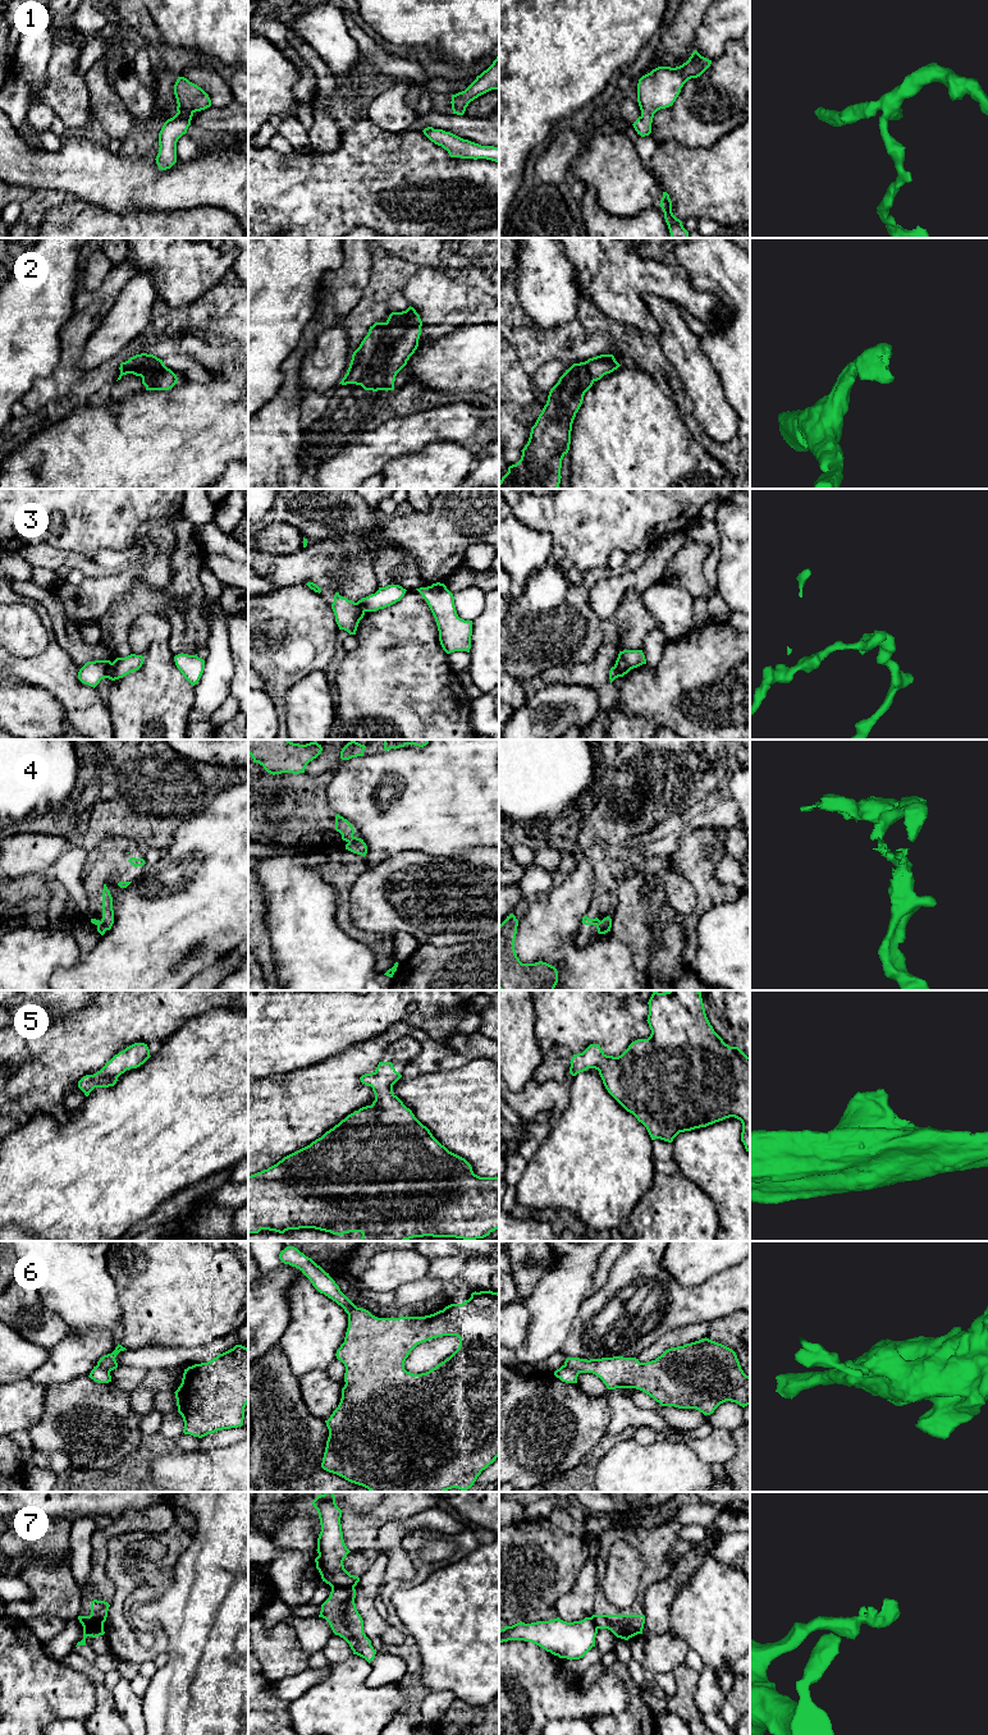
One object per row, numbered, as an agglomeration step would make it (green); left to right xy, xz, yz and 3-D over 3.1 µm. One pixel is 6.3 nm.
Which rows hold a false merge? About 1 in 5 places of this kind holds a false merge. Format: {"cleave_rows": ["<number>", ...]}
{"cleave_rows": ["3", "6", "7"]}

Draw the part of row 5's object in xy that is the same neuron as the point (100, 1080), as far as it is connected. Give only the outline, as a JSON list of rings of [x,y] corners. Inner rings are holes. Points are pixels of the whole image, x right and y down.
[[[134,1043],[115,1054],[105,1066],[93,1075],[86,1075],[78,1081],[78,1088],[86,1097],[95,1088],[114,1086],[118,1077],[127,1070],[137,1068],[150,1058],[150,1049],[145,1043]]]

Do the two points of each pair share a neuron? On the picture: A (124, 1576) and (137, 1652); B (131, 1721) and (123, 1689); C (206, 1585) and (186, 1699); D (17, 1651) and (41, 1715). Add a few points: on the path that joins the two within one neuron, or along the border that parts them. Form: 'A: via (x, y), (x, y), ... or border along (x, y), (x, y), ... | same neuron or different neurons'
A: via (120, 1596), (118, 1600), (118, 1624), (122, 1633) | same neuron
B: via (131, 1713), (124, 1697) | same neuron
C: via (206, 1614), (206, 1658), (193, 1671) | same neuron
D: via (17, 1666), (17, 1690), (26, 1699) | same neuron

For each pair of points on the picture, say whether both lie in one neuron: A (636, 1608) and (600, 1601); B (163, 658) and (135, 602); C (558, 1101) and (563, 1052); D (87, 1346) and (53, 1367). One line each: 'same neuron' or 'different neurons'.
A: same neuron
B: different neurons
C: same neuron
D: same neuron

